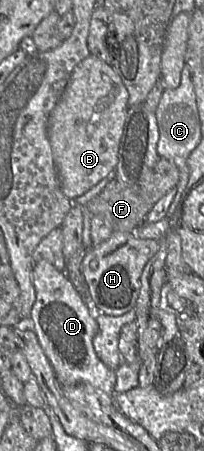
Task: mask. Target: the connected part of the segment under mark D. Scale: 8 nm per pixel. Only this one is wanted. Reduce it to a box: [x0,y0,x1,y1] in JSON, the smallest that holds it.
[30,261,117,396]

